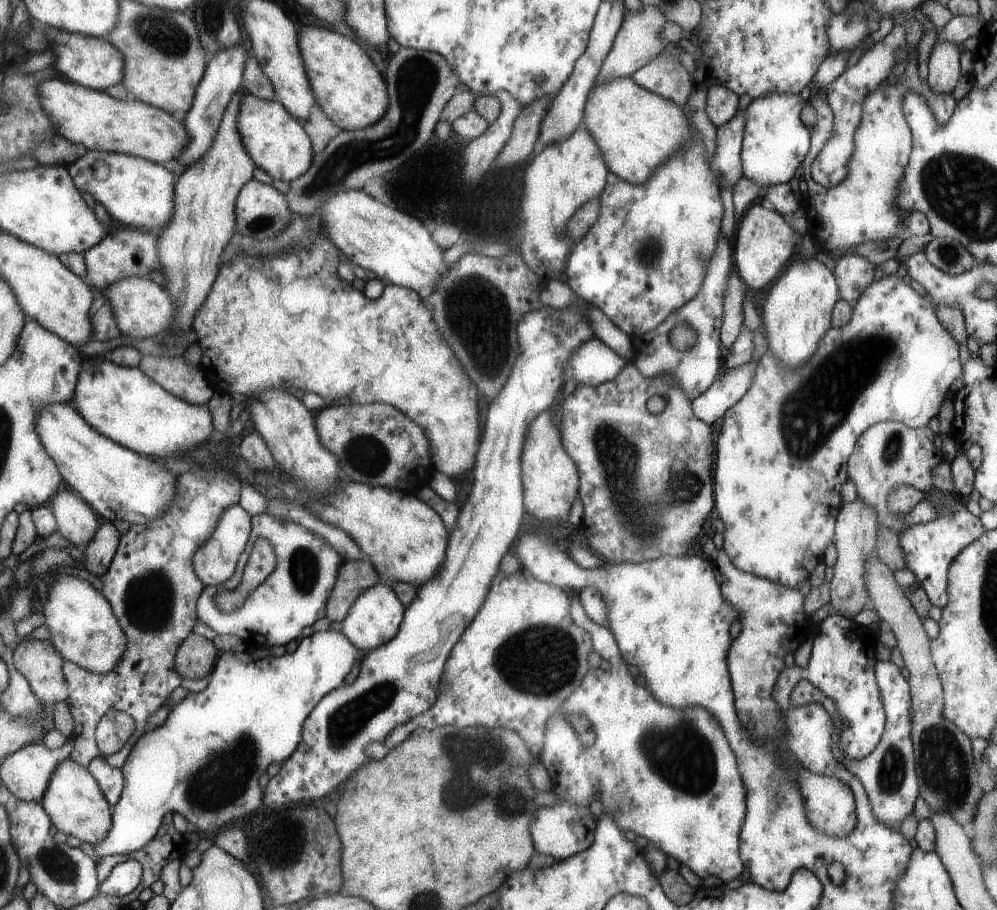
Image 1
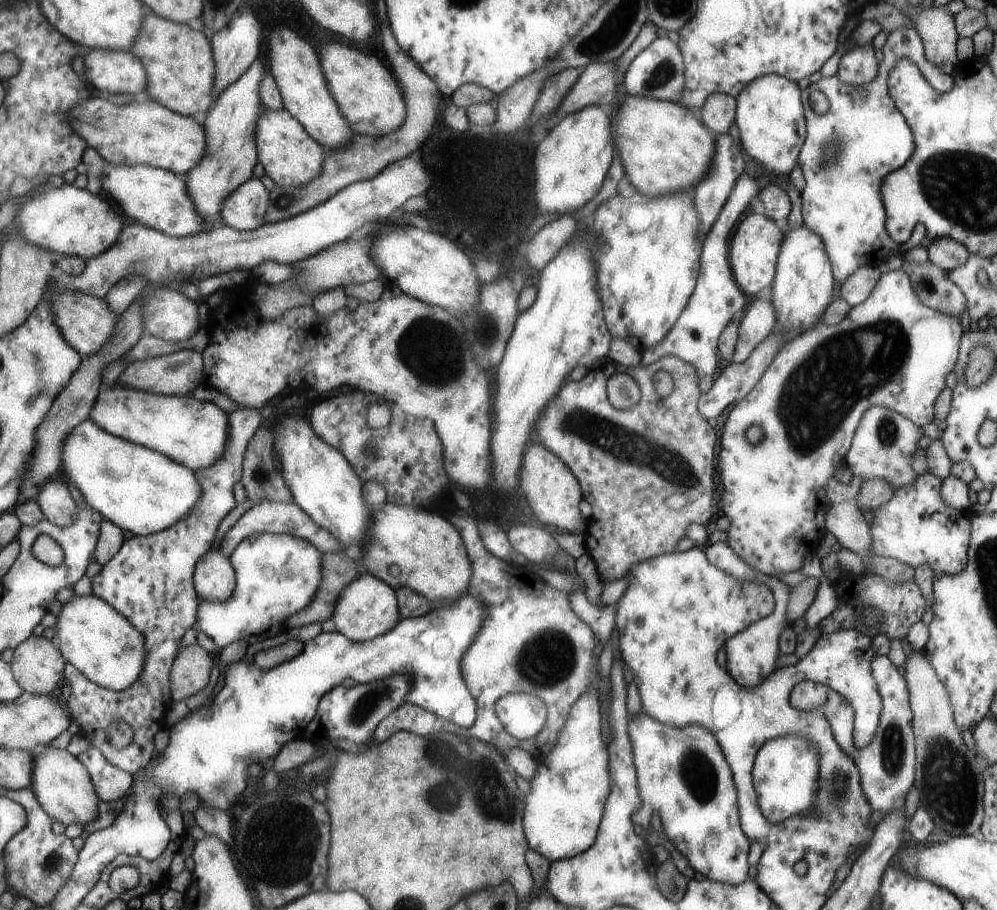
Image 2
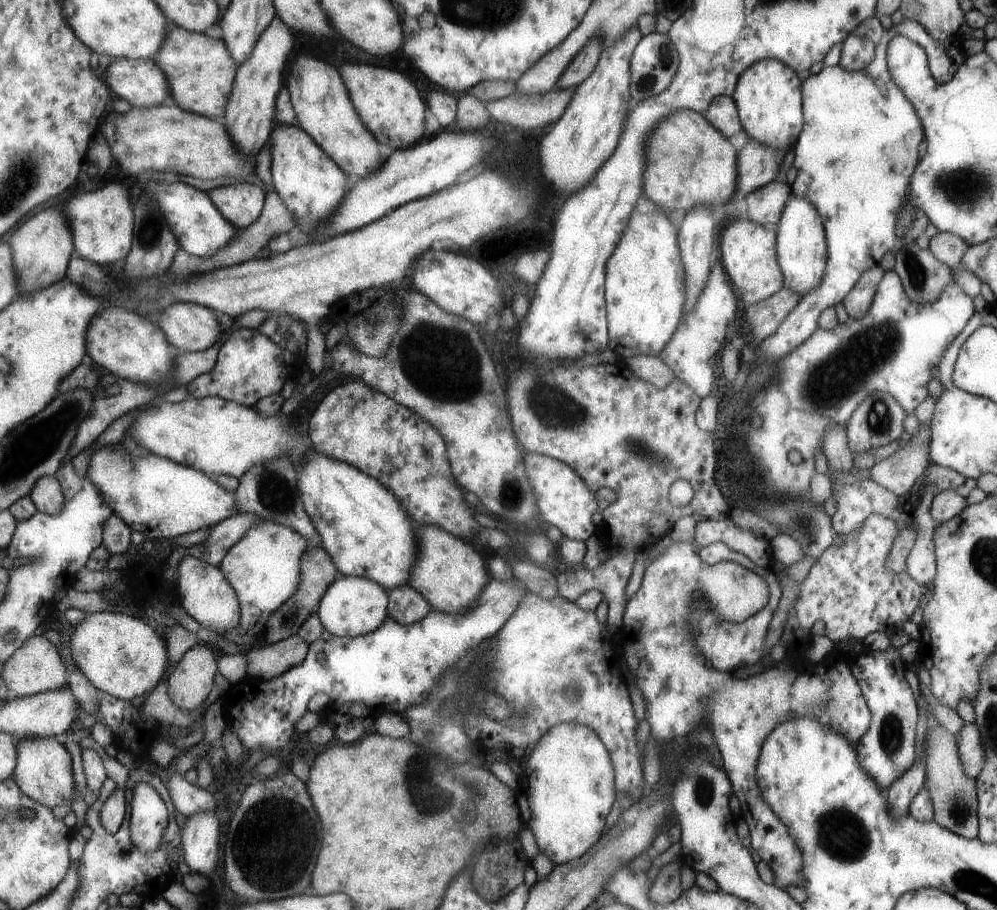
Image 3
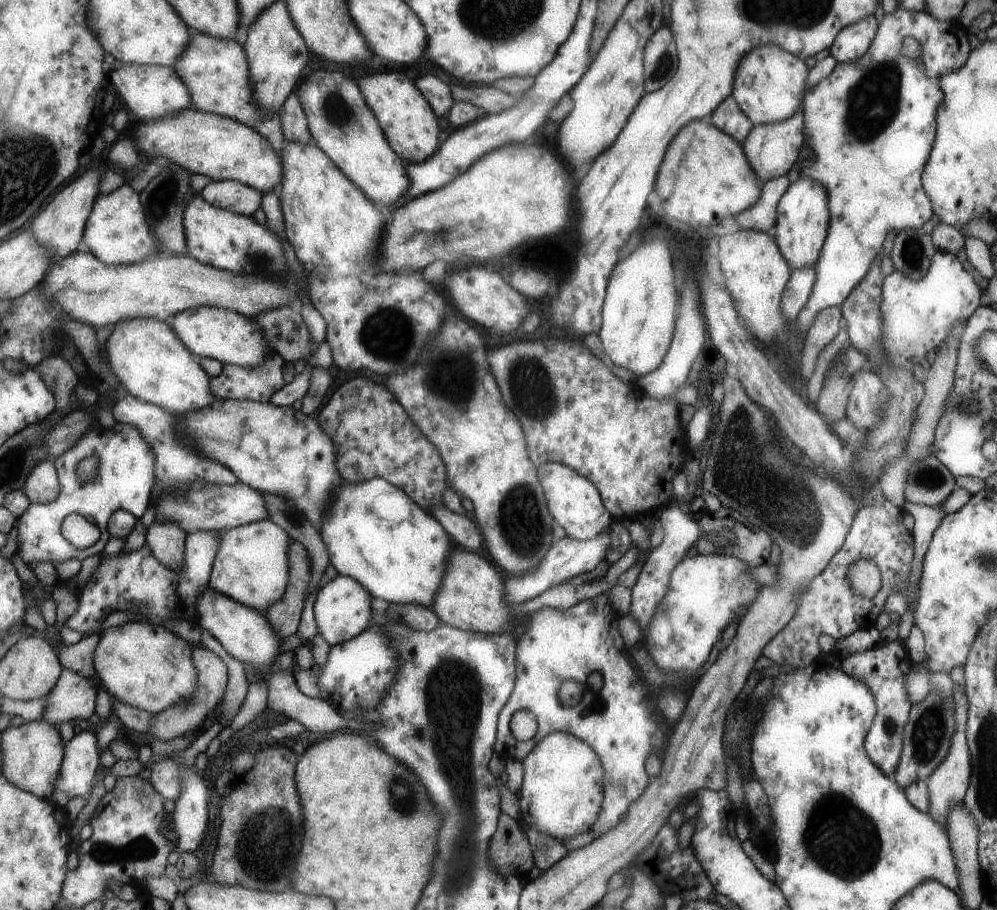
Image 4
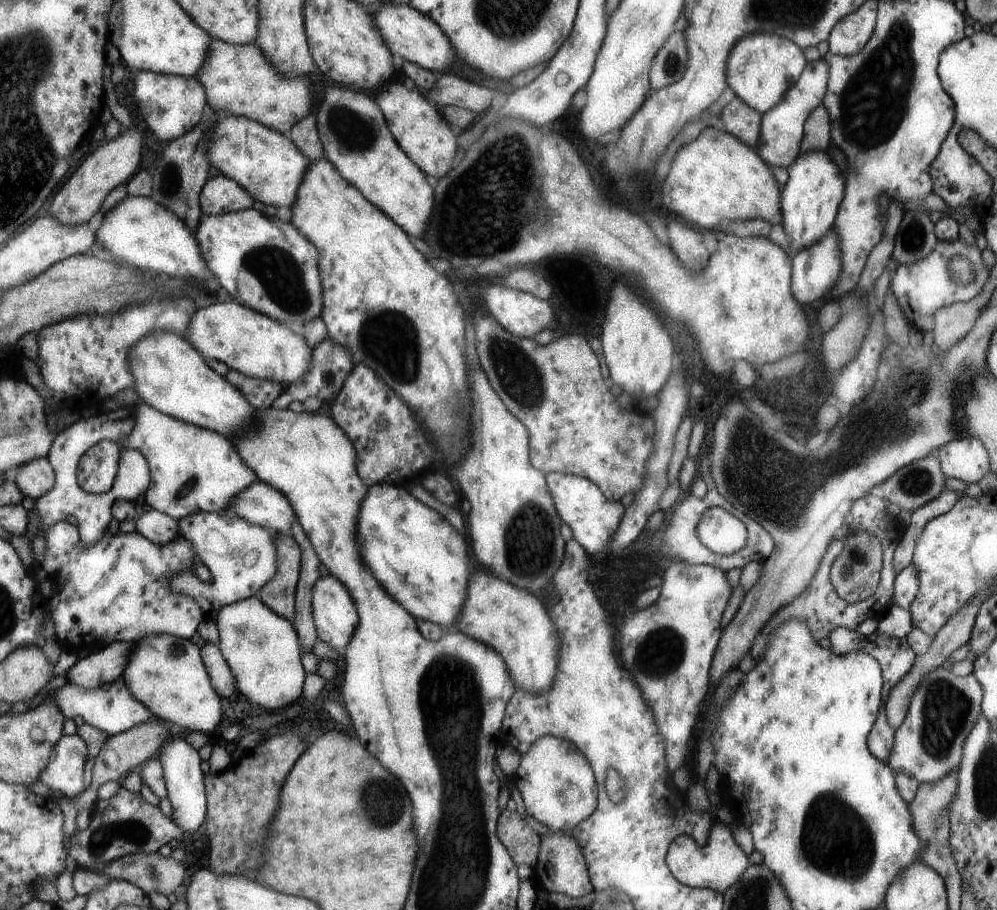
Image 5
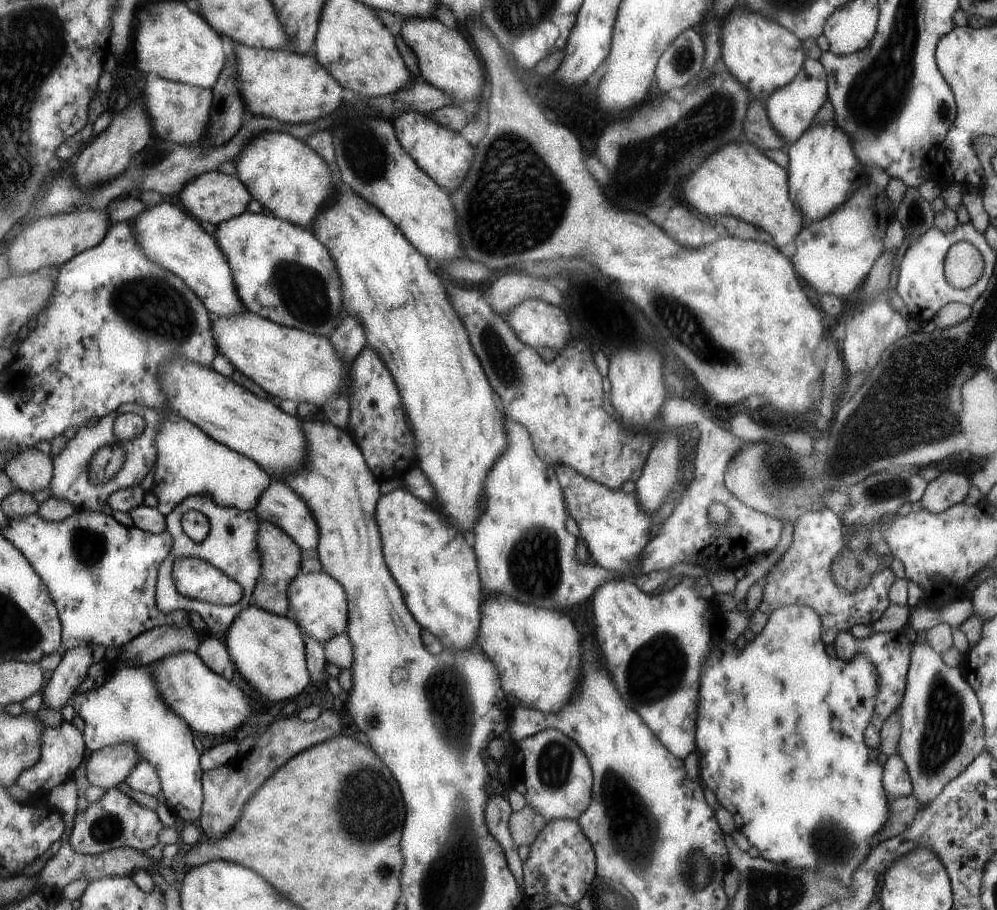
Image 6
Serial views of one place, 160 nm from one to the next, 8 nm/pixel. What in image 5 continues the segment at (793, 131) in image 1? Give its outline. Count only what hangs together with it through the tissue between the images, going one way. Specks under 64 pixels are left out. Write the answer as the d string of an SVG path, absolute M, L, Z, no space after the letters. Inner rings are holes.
M753 32L753 34L741 36L732 50L729 50L725 64L727 66L726 86L747 106L751 106L761 115L784 98L785 92L795 84L797 78L800 78L806 66L800 47L787 38L767 34L767 32L763 34Z

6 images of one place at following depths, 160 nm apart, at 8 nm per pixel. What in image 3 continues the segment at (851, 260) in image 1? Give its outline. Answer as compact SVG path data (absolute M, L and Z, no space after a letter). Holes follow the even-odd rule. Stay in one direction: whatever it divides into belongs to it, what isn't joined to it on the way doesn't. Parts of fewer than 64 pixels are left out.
M880 265L873 266L861 274L860 280L853 286L852 290L843 298L842 304L851 320L859 320L869 310L876 288L883 278L884 271Z

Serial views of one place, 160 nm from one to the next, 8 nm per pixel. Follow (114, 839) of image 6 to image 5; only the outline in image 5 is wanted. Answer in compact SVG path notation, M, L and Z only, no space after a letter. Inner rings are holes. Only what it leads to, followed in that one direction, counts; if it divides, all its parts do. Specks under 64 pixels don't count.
M122 786L111 799L100 802L91 816L88 828L77 829L77 834L71 836L67 846L67 854L76 861L78 868L84 870L101 868L115 858L135 852L159 852L159 848L169 844L171 840L183 840L184 831L171 817L165 816L158 805L149 804L141 794L133 794Z

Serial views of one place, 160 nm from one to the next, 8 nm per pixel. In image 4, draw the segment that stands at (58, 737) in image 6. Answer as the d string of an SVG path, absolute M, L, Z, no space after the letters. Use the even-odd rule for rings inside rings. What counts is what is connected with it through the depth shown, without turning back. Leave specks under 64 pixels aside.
M81 731L65 746L65 759L57 789L70 798L89 797L93 792L93 780L101 765L97 750L97 733Z

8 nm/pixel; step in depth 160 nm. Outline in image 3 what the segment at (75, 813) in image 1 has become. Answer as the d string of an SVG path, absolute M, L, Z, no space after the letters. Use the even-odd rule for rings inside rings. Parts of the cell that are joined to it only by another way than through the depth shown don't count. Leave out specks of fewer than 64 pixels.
M27 736L17 742L17 768L13 772L15 782L21 790L45 806L71 804L75 798L75 776L73 776L73 758L67 748L57 738Z

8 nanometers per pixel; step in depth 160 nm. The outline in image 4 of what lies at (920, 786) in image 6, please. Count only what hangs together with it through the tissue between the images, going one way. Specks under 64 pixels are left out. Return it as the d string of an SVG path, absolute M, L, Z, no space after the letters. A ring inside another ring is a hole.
M936 688L921 700L912 704L908 713L908 722L905 722L904 733L901 734L900 761L896 770L893 770L891 778L900 787L905 789L915 780L926 781L933 770L945 760L951 746L951 736L955 734L955 720L953 720L955 704L948 697L942 697L942 693Z

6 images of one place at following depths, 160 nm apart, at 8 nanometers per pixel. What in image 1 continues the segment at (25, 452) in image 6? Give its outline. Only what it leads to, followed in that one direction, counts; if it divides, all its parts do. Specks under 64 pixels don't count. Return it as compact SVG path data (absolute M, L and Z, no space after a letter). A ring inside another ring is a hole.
M63 490L51 500L60 534L70 542L84 549L103 525L101 516L75 491Z

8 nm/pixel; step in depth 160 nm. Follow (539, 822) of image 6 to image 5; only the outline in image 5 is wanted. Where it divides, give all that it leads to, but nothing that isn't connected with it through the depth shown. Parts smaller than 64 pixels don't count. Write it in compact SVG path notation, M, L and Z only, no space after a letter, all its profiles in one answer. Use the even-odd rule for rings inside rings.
M507 809L501 812L496 824L496 834L514 863L527 864L532 868L537 862L540 835L517 812L509 812Z

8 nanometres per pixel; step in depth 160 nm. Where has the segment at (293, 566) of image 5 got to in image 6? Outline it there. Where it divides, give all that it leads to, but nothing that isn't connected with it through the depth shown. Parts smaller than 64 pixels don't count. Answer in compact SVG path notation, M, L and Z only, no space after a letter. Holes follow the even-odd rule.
M269 520L263 521L260 525L260 554L262 555L262 574L260 582L257 584L254 593L254 604L275 614L277 616L286 617L289 614L289 598L290 584L293 583L301 574L301 561L304 560L302 549L297 545L295 539L293 539L285 530L282 530L279 526L271 523Z

